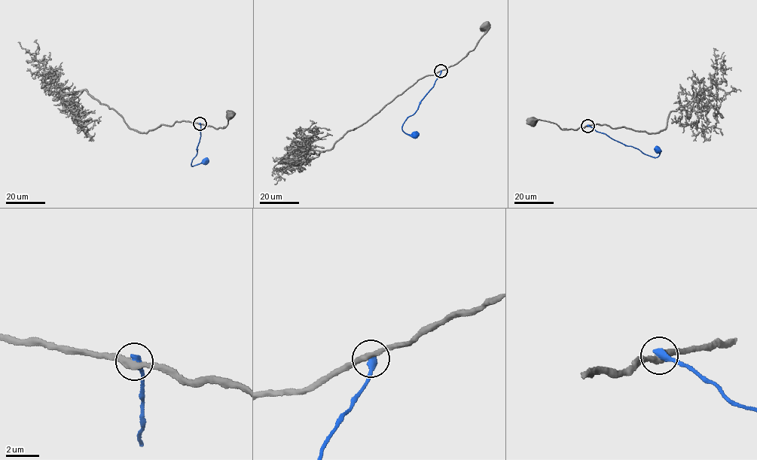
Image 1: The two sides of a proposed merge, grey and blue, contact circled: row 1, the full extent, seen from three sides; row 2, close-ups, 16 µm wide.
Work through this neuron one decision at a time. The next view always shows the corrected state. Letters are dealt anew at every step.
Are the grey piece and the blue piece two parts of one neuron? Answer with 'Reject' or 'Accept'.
Reject

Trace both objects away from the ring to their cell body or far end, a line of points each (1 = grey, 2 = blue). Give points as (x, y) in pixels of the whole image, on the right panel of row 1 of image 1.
1: (587, 126), (575, 129), (561, 129), (547, 121), (532, 120)
2: (587, 126), (654, 157), (659, 154), (657, 150)

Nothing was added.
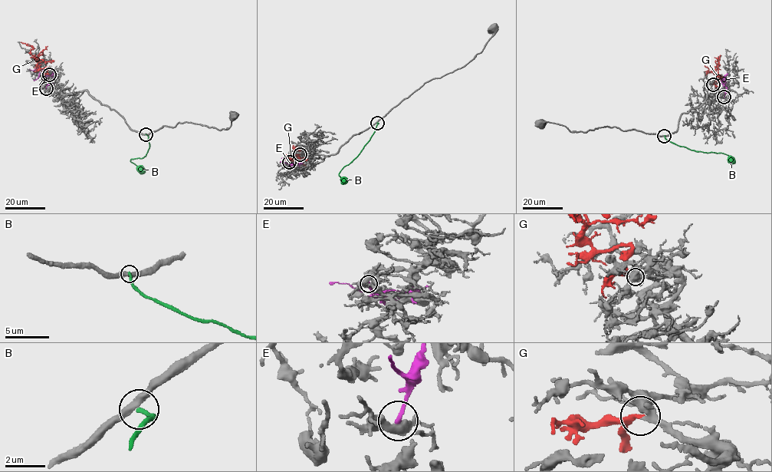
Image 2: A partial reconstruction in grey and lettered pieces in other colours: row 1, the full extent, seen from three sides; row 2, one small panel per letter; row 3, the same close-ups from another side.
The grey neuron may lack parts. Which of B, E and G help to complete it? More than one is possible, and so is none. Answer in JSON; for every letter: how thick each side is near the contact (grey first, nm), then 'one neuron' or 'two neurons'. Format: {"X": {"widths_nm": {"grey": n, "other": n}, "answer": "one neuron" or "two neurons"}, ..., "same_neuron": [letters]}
{"B": {"widths_nm": {"grey": 400, "other": 240}, "answer": "two neurons"}, "E": {"widths_nm": {"grey": 440, "other": 200}, "answer": "two neurons"}, "G": {"widths_nm": {"grey": 240, "other": 240}, "answer": "one neuron"}, "same_neuron": ["G"]}

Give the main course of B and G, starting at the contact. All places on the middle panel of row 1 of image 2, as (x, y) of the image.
B: (377, 123), (369, 141), (339, 174), (346, 182)
G: (299, 154), (297, 160), (289, 156), (292, 160), (283, 160)

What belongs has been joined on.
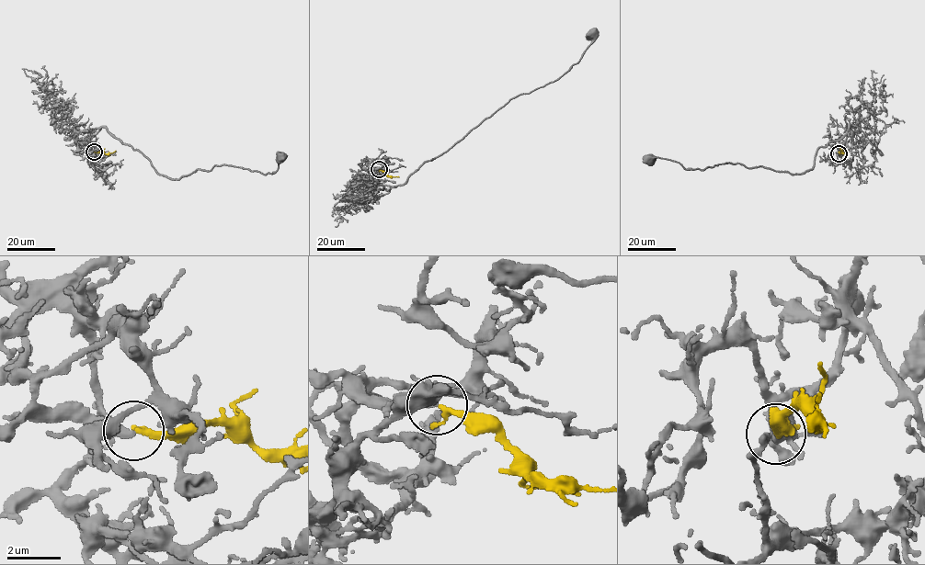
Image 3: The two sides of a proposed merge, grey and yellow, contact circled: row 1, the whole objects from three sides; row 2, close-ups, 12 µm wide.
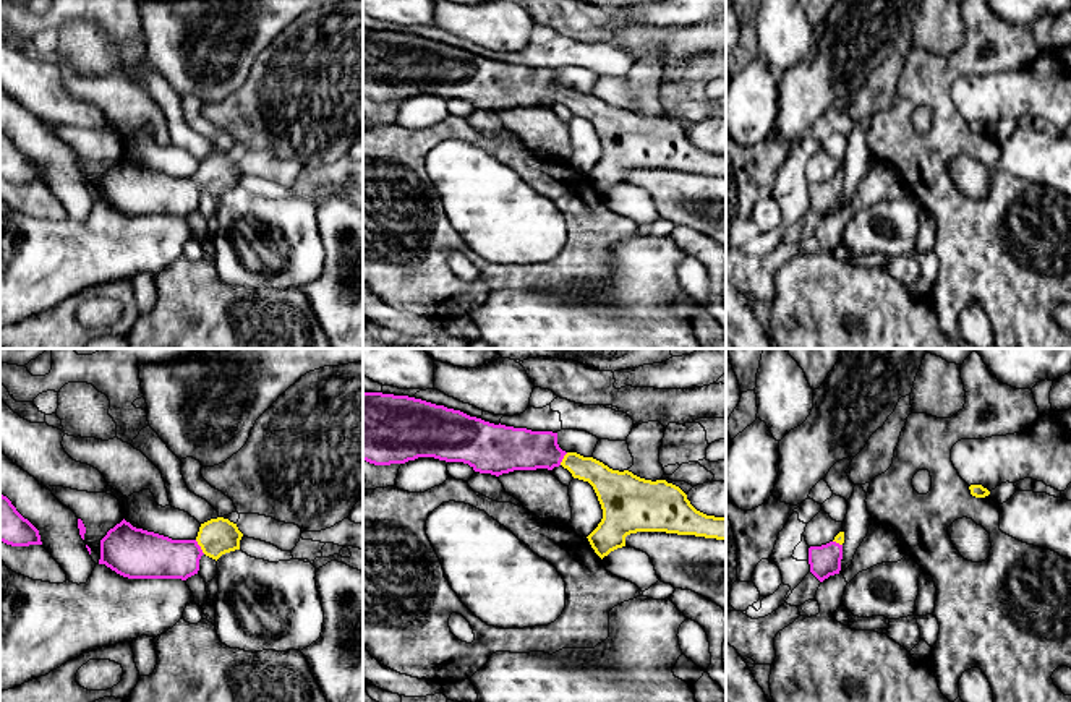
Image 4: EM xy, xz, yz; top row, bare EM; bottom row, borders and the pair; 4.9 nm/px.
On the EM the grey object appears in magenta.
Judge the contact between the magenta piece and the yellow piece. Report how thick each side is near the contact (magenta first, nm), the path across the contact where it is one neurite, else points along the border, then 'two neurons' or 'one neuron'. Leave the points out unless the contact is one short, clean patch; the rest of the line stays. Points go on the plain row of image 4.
220 nm thick on the magenta side, 190 nm on the other; runs through xy (151, 193), (182, 193), (200, 184), (216, 174); one neuron

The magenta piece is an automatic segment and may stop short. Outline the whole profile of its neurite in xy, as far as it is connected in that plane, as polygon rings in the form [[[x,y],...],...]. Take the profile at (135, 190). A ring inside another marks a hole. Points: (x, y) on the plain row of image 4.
[[[224,154],[201,161],[194,177],[172,177],[123,156],[100,177],[99,201],[128,216],[186,217],[198,211],[203,191],[217,198],[240,186],[241,173],[237,161]]]

